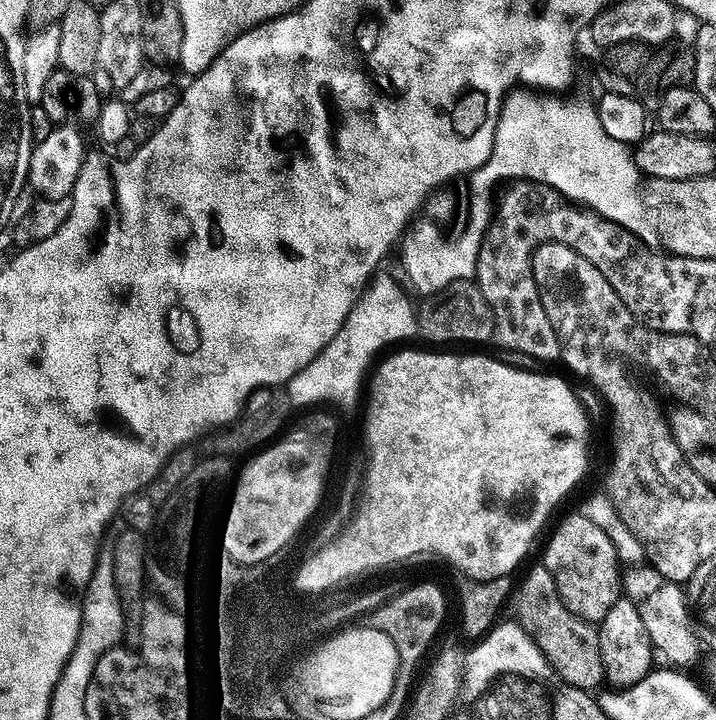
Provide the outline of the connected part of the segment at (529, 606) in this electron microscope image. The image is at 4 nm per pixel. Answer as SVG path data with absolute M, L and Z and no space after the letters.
M536 562L536 565L525 574L524 581L515 589L514 602L515 600L515 619L530 634L530 638L540 647L542 654L552 663L552 669L566 683L585 690L599 689L599 684L605 683L605 668L597 625L583 620L569 610L559 594L554 574L542 562Z

